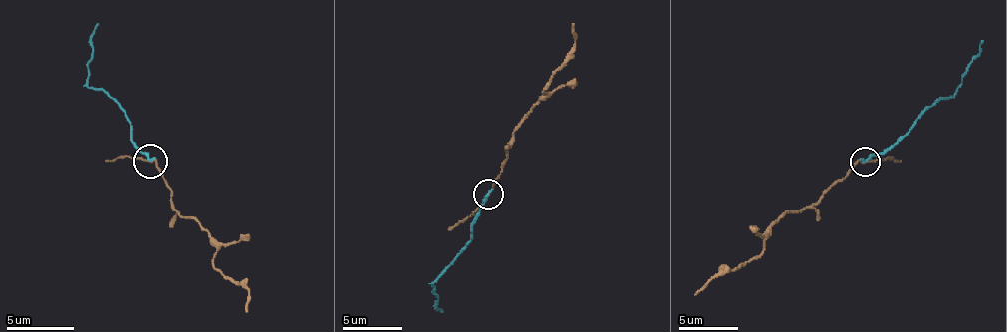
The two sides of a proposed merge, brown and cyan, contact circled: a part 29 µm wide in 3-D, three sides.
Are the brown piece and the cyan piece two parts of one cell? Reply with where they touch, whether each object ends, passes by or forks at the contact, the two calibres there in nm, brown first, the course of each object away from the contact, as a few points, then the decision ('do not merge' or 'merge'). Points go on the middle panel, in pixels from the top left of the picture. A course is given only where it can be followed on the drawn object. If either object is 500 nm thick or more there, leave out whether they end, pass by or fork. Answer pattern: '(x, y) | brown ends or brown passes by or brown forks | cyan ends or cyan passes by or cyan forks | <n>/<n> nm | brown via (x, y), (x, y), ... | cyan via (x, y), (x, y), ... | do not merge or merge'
(488, 194) | brown passes by | cyan ends | 130/200 nm | brown via (488, 193), (503, 172), (508, 145), (523, 115), (538, 100), (574, 47), (571, 23) | cyan via (488, 193), (467, 247), (434, 282), (443, 312) | merge

